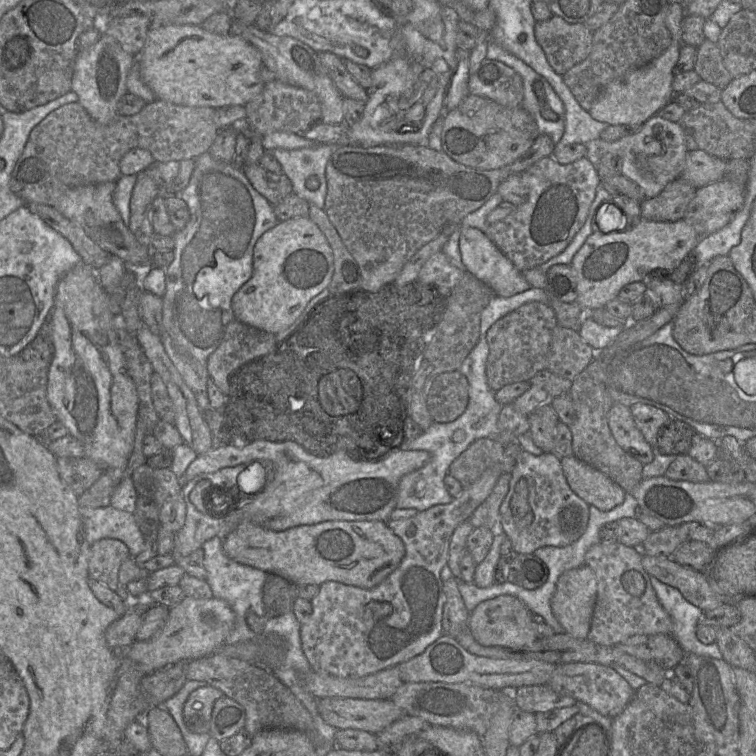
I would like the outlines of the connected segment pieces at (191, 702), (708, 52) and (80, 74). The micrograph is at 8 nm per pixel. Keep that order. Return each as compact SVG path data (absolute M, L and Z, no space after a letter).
M210 685L194 690L183 707L183 720L187 728L196 734L210 733L214 703L223 692Z
M707 39L697 48L697 58L693 70L701 80L711 83L721 90L734 79L723 64L718 44Z
M105 33L101 34L98 41L93 45L79 50L74 62L71 91L77 94L78 103L81 104L95 121L106 124L118 115L118 103L128 93L127 77L135 61L135 56L126 52L118 41Z

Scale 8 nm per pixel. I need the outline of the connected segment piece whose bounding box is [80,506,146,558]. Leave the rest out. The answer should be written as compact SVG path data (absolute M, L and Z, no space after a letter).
M112 506L101 508L80 507L84 524L85 538L92 545L104 538L123 542L135 558L146 548L145 538L132 513L115 509Z

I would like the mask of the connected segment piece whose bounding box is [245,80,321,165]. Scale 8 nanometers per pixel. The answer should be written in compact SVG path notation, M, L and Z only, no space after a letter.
M278 80L265 84L261 93L245 105L246 120L250 127L250 143L245 158L246 165L259 164L266 153L262 138L273 132L288 132L303 135L311 127L320 123L321 104L317 96L303 88L291 86Z

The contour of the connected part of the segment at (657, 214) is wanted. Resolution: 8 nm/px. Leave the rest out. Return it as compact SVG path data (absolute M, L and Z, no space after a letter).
M679 177L653 198L640 202L640 218L651 221L675 222L683 219L697 188Z

